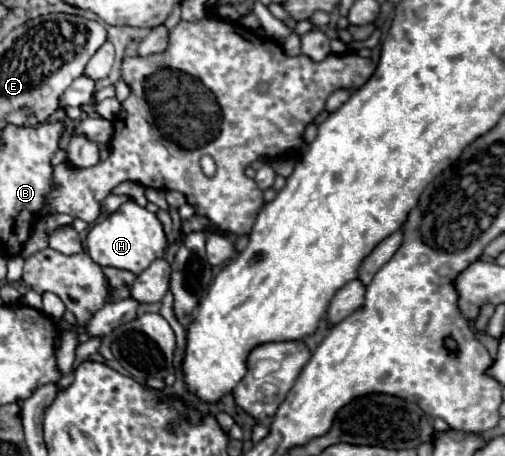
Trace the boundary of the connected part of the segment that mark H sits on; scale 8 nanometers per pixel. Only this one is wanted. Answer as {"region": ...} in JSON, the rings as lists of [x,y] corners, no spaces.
{"region":[[[128,201],[118,211],[100,219],[98,225],[92,225],[88,233],[88,253],[98,265],[126,269],[136,275],[142,273],[154,259],[160,259],[166,245],[168,241],[158,217],[140,207],[136,201]]]}

